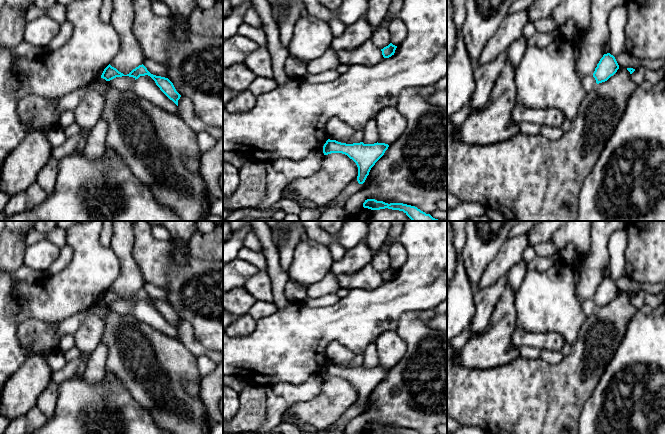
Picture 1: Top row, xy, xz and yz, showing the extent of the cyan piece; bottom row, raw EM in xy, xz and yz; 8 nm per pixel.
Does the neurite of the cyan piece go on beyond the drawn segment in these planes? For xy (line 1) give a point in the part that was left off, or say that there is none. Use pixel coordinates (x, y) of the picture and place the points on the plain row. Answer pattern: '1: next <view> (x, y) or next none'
1: next none

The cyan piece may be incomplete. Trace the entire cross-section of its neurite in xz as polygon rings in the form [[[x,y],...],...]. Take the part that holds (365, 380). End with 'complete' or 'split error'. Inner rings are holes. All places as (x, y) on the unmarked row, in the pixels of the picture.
[[[328,363],[323,370],[324,379],[331,377],[342,377],[352,383],[358,391],[357,405],[363,408],[369,399],[371,392],[384,379],[389,369],[385,367],[364,368],[353,367],[346,368],[336,364]]]; complete

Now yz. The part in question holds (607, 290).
[[[607,277],[603,279],[597,288],[597,291],[593,297],[593,301],[595,302],[596,307],[599,308],[607,305],[617,296],[618,293],[619,289],[615,281],[610,277]]]; complete

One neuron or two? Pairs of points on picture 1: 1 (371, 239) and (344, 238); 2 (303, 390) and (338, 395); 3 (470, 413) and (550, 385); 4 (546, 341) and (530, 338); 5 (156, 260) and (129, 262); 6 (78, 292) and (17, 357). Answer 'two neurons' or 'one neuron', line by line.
1: two neurons
2: two neurons
3: one neuron
4: one neuron
5: two neurons
6: one neuron

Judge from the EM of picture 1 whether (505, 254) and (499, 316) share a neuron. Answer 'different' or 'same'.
different

